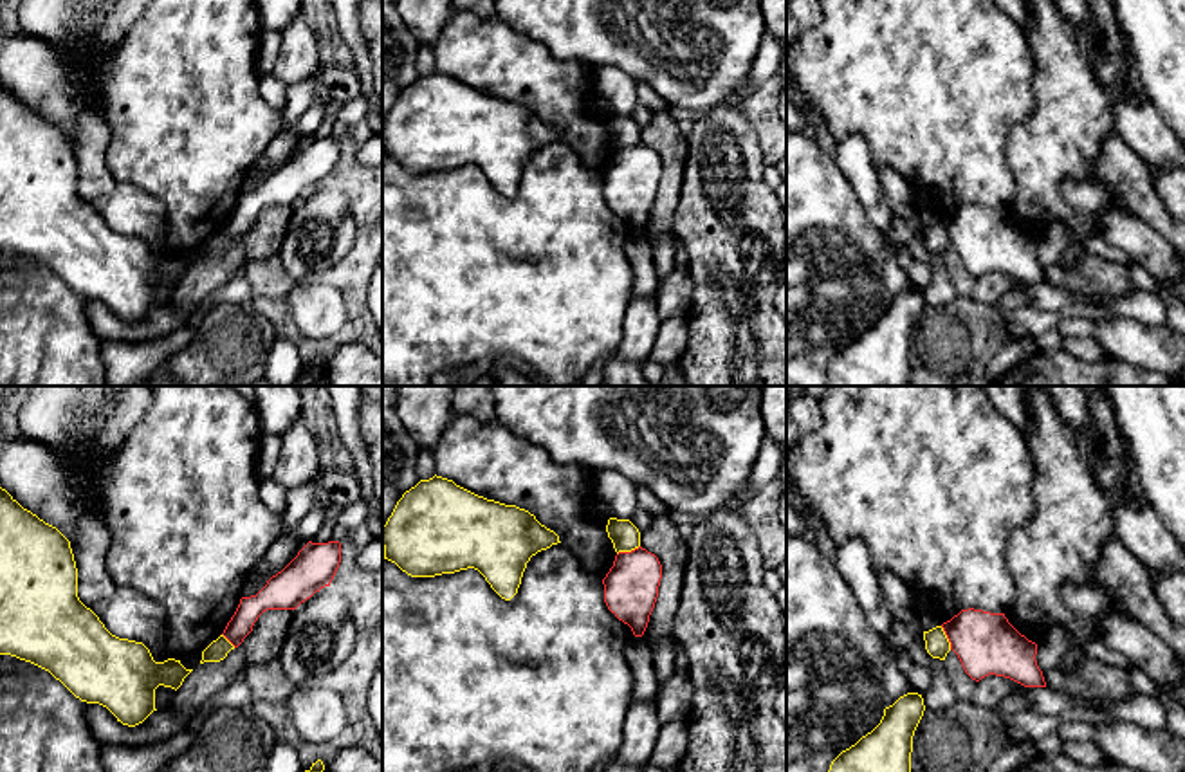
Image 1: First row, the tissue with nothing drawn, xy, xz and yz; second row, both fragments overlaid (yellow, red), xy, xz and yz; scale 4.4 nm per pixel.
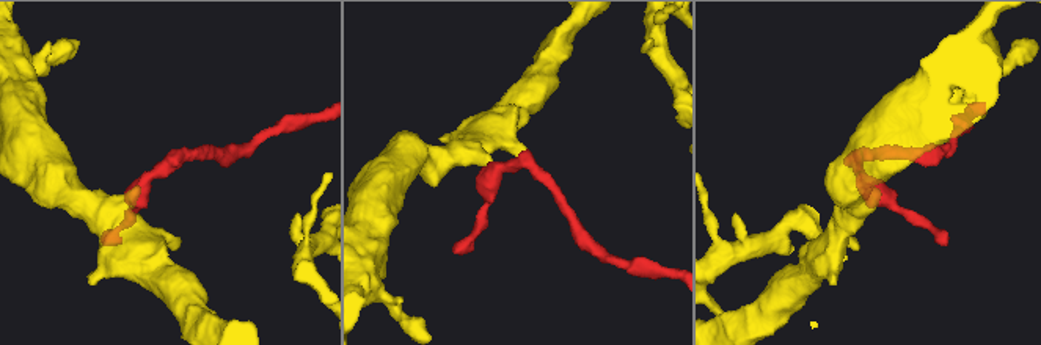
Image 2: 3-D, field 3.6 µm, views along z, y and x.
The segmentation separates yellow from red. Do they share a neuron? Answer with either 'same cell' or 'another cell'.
another cell

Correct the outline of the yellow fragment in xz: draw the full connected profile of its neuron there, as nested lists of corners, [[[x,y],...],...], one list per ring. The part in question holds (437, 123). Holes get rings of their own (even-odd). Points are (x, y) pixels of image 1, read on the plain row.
[[[436,70],[406,87],[382,123],[384,155],[408,171],[435,173],[474,164],[505,197],[518,189],[530,153],[557,139],[559,132],[528,106],[487,96]]]

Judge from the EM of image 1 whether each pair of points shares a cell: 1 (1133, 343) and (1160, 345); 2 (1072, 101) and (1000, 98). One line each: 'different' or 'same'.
1: same
2: different

